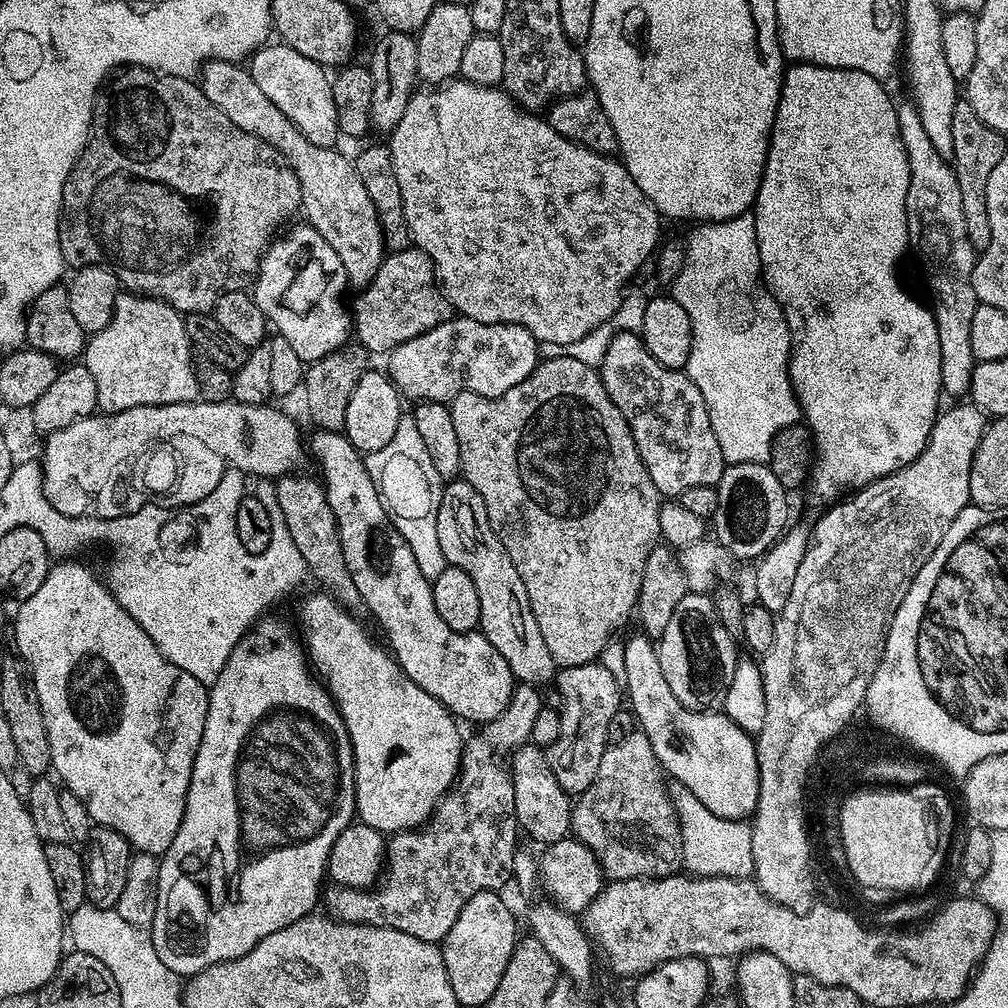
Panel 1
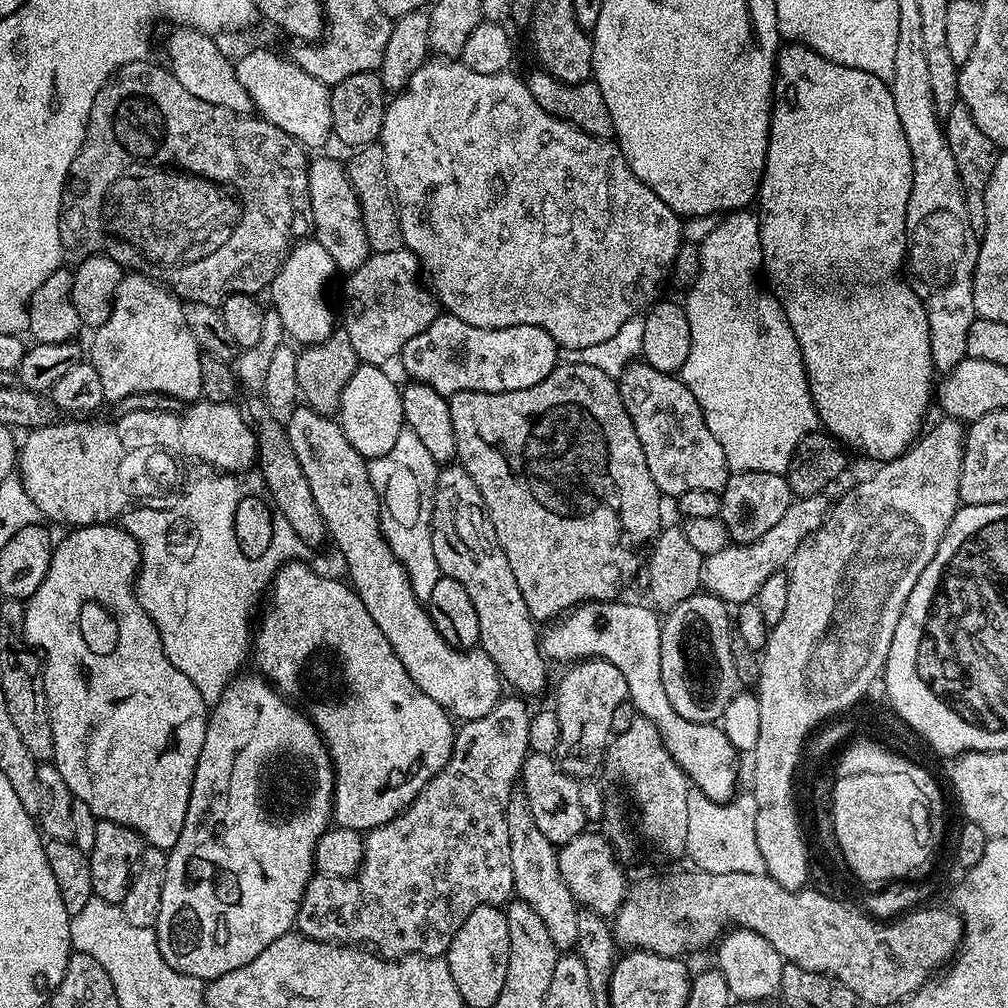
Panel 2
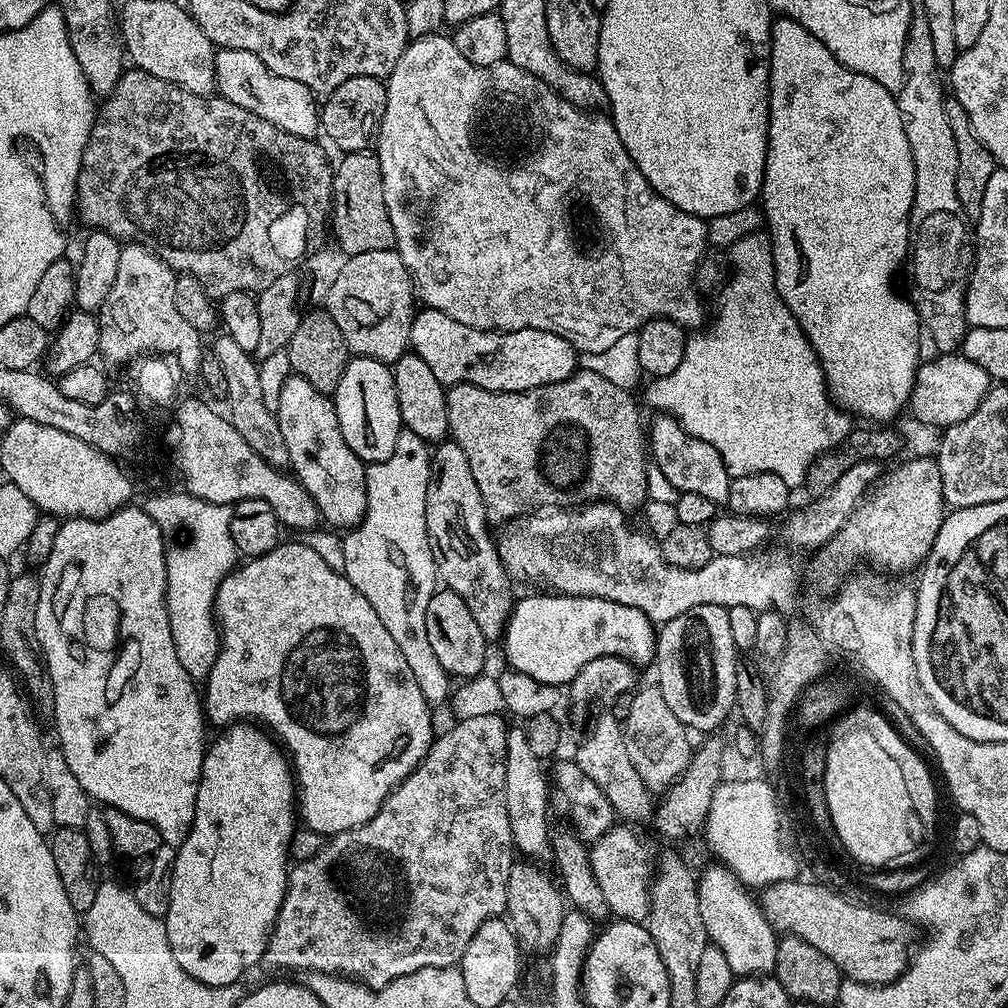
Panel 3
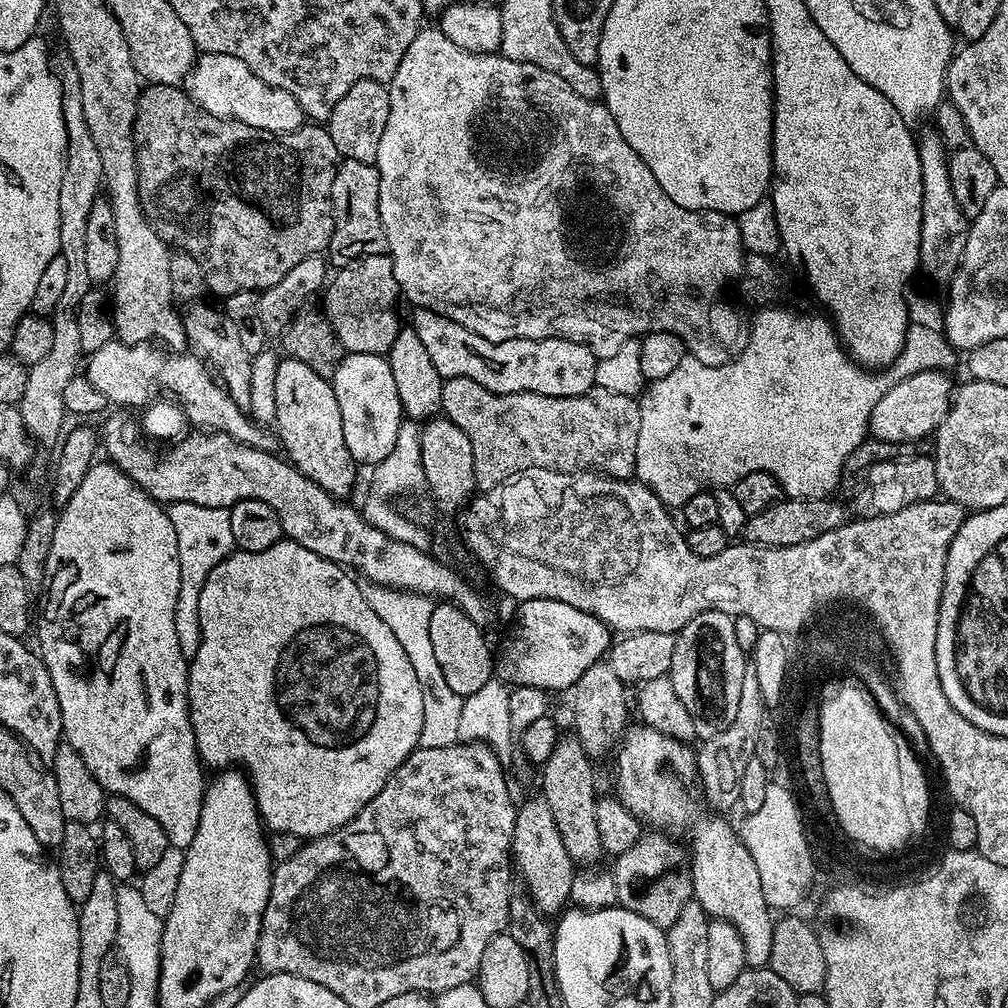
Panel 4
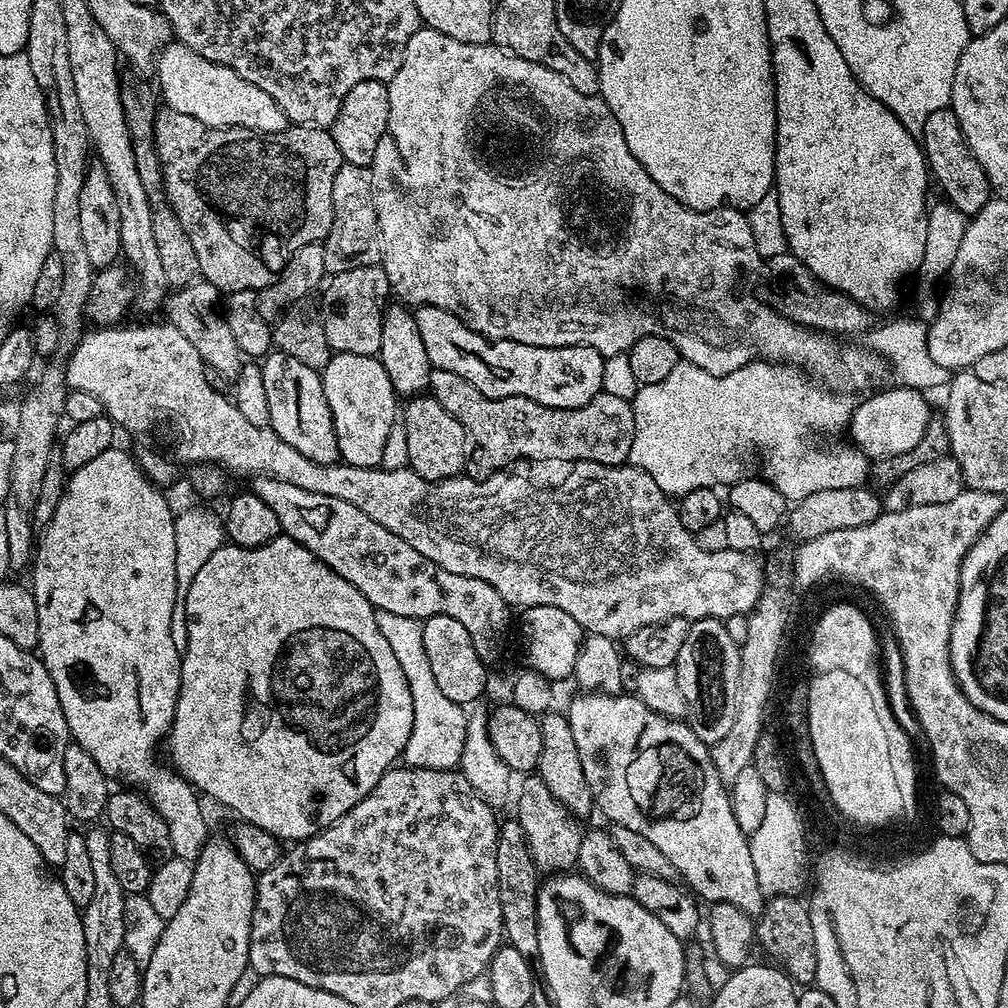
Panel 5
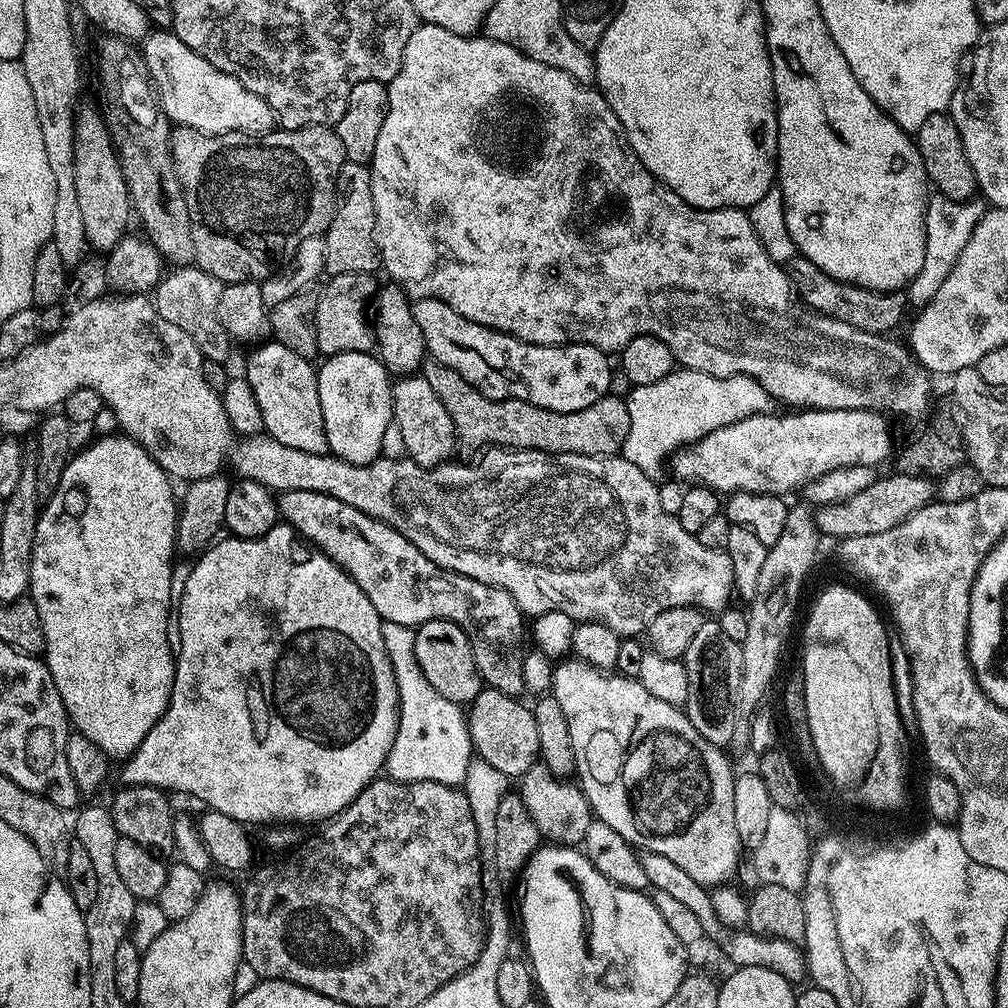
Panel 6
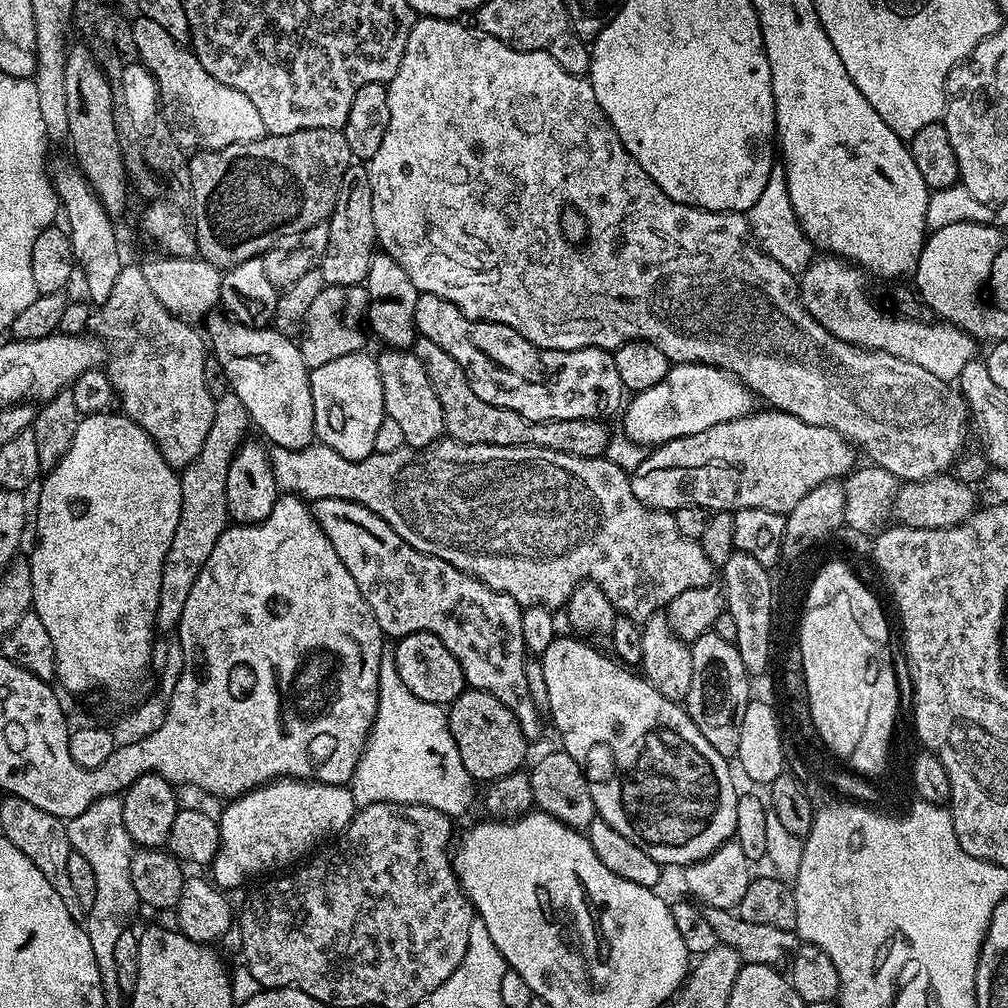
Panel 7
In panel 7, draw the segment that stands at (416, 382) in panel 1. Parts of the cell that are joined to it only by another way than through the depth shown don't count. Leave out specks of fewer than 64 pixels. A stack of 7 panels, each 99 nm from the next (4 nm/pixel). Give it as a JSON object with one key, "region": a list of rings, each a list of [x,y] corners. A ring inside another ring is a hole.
{"region":[[[425,292],[420,293],[414,306],[414,322],[419,335],[442,346],[442,350],[446,350],[446,354],[450,354],[450,358],[454,358],[454,362],[462,366],[470,382],[470,390],[474,390],[474,394],[478,394],[482,402],[490,402],[490,406],[514,410],[522,414],[522,418],[531,420],[599,420],[608,418],[611,412],[621,411],[626,389],[622,386],[622,378],[618,378],[618,366],[614,366],[614,355],[611,351],[603,348],[539,348],[522,338],[522,334],[518,334],[518,330],[510,326],[485,320],[471,320],[466,318],[466,314],[462,314],[462,310],[458,310],[454,302],[446,302],[446,298],[438,298],[438,294]]]}

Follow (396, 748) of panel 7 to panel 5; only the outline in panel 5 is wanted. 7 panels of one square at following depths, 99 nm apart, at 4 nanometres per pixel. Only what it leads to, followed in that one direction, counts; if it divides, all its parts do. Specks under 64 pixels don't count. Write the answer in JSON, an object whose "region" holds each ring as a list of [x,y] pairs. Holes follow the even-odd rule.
{"region":[[[388,618],[383,621],[382,627],[386,642],[390,642],[390,650],[394,650],[394,656],[398,658],[398,666],[402,666],[402,674],[406,674],[414,710],[410,738],[402,753],[403,763],[413,768],[455,769],[466,742],[468,716],[461,705],[450,702],[450,698],[442,694],[438,682],[434,680],[426,650],[422,646],[421,621],[416,618]]]}

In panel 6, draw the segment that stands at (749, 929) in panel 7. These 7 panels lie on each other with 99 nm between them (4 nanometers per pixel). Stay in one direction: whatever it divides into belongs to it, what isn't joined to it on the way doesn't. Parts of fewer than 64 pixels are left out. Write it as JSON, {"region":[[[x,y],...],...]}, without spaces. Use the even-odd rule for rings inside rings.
{"region":[[[644,852],[642,859],[649,885],[656,892],[671,894],[675,900],[690,909],[698,917],[698,923],[704,931],[705,941],[713,940],[720,947],[721,954],[728,956],[732,966],[736,968],[762,966],[766,970],[774,970],[774,974],[782,974],[782,978],[786,978],[793,986],[805,983],[803,980],[806,980],[806,952],[800,944],[791,944],[782,938],[759,936],[747,930],[734,930],[730,926],[726,926],[726,922],[722,922],[722,918],[718,918],[712,905],[709,889],[705,885],[694,882],[694,878],[690,878],[690,874],[686,874],[686,870],[681,870],[677,864],[670,862],[670,858],[662,858],[662,854]]]}

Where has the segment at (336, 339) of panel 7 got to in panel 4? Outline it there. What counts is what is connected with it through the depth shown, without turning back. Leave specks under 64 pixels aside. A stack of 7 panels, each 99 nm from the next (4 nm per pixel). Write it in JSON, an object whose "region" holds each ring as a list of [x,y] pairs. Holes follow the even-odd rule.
{"region":[[[387,254],[364,256],[337,272],[340,273],[333,280],[331,277],[322,301],[328,320],[334,326],[334,334],[338,334],[345,353],[384,356],[390,346],[394,346],[402,327],[400,316],[396,313],[396,299],[401,299],[402,291],[394,276],[392,257]]]}

